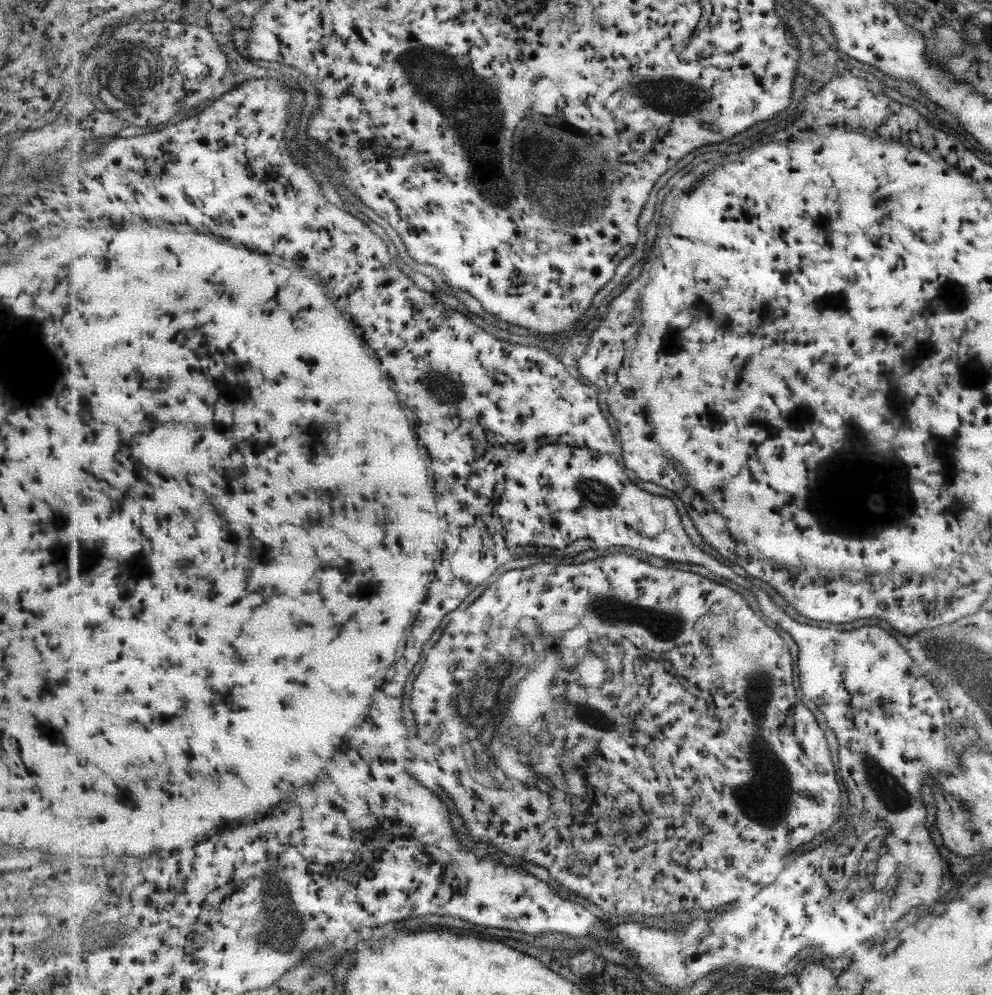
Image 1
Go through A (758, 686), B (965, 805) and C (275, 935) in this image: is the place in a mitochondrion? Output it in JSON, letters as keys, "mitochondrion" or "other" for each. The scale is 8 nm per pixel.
{"A":"mitochondrion","B":"mitochondrion","C":"mitochondrion"}

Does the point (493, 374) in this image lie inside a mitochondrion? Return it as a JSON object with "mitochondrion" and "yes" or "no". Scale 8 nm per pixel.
{"mitochondrion":"no"}

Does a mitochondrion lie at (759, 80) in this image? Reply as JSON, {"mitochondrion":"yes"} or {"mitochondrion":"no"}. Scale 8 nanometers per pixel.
{"mitochondrion":"no"}

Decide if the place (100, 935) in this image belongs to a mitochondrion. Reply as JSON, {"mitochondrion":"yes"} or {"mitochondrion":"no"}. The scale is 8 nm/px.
{"mitochondrion":"yes"}

